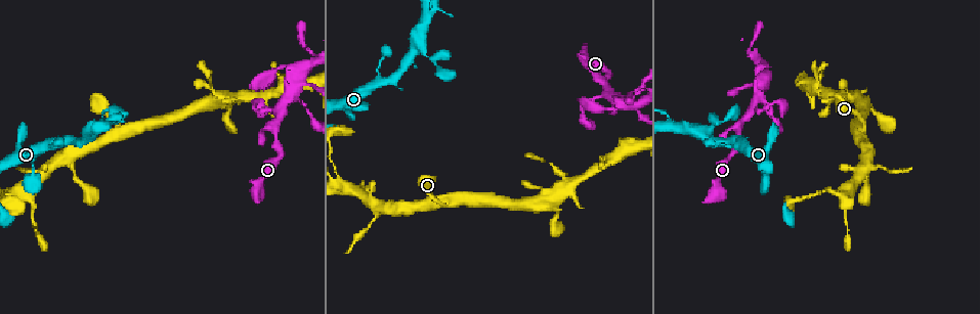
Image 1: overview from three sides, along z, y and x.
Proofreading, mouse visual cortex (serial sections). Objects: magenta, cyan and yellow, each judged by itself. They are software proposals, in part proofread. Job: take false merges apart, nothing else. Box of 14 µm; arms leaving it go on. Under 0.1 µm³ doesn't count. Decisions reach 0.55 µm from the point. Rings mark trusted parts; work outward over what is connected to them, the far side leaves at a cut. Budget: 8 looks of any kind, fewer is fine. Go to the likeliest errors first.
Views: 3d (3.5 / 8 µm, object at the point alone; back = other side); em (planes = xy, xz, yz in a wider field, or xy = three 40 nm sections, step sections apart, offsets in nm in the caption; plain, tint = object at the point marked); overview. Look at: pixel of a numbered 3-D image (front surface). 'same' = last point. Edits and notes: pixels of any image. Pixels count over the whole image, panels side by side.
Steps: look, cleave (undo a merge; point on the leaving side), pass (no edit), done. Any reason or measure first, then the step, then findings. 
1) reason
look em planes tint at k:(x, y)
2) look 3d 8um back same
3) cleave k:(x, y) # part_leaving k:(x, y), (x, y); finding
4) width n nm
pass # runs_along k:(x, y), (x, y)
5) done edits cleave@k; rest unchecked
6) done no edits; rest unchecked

four arms meet
look 3d 3.5um at 1:(757, 93)

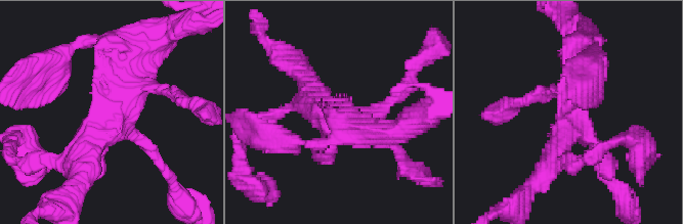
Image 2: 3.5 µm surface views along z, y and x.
look em xy step 5 tint at 2:(111, 118)

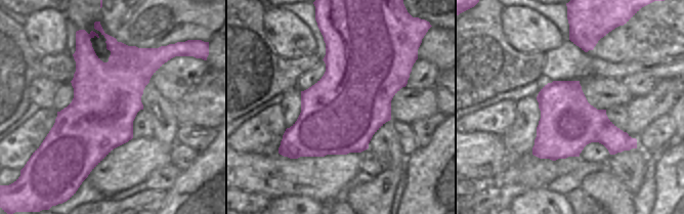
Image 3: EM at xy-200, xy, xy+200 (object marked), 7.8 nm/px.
another direction
look em xy step 2 tint same

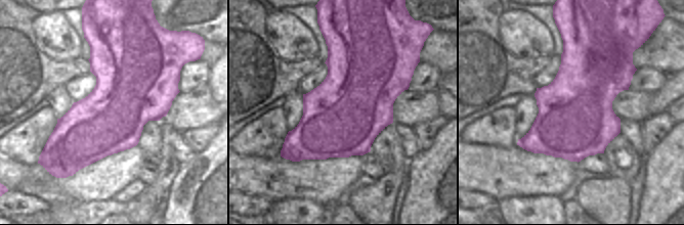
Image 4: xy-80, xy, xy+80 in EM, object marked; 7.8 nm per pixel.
pass # runs_along 2:(79, 172), (129, 56); one cell here

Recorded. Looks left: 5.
sudden change in width
look 3d 3.5um back at 1:(103, 113)

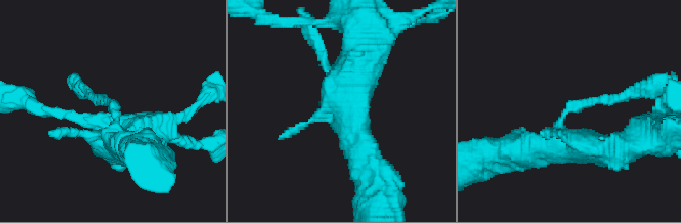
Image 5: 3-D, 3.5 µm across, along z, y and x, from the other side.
need the tissue
look em planes tint at 5:(116, 115)

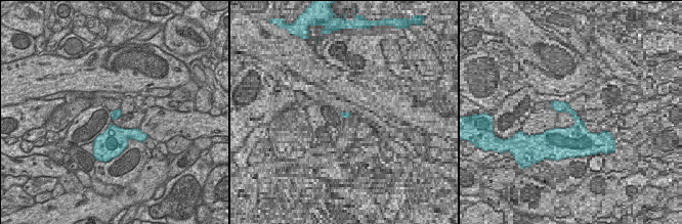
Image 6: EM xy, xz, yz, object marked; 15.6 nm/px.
cut it another way
look em xy step 2 tint same

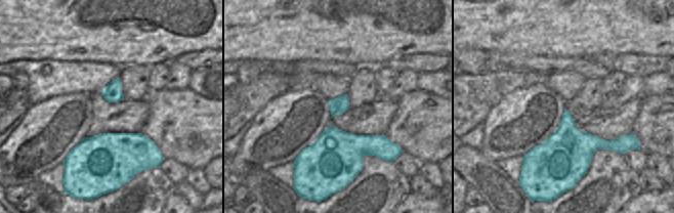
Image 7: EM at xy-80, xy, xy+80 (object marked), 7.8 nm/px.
pass # runs_along 5:(359, 146), (329, 76); continuous, no second cell

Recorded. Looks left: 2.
done no edits; rest unchecked

